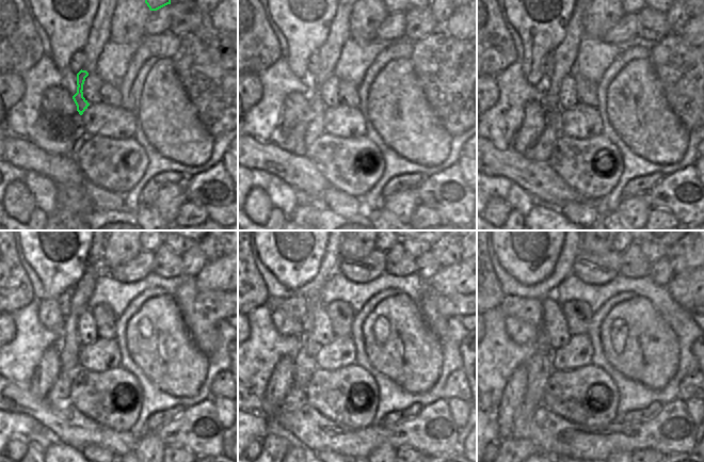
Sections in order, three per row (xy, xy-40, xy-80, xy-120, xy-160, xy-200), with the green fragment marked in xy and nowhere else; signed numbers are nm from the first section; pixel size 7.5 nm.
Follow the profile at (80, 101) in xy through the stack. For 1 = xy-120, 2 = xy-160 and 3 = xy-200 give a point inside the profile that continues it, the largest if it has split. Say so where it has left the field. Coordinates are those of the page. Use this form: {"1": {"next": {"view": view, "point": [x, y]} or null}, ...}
{"1": {"next": {"view": "xy-120", "point": [59, 395]}}, "2": {"next": {"view": "xy-160", "point": [297, 398]}}, "3": {"next": {"view": "xy-200", "point": [524, 415]}}}

